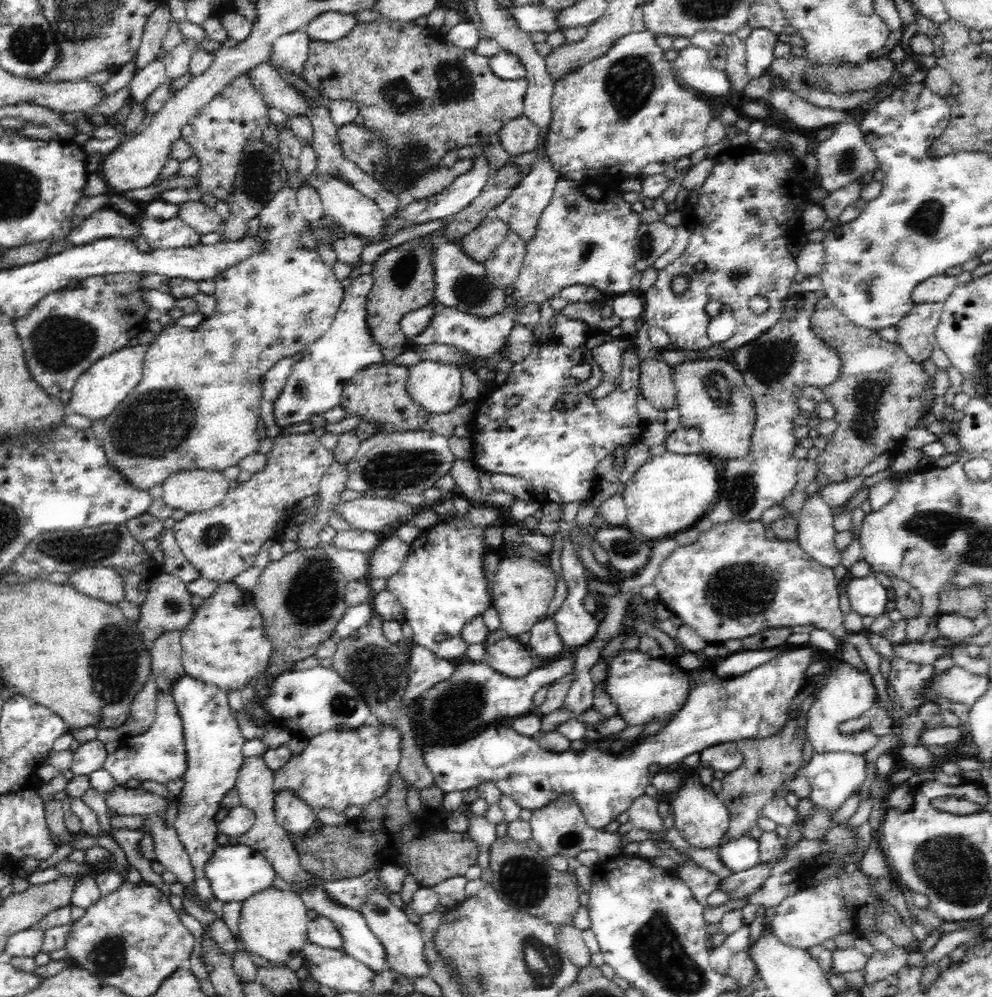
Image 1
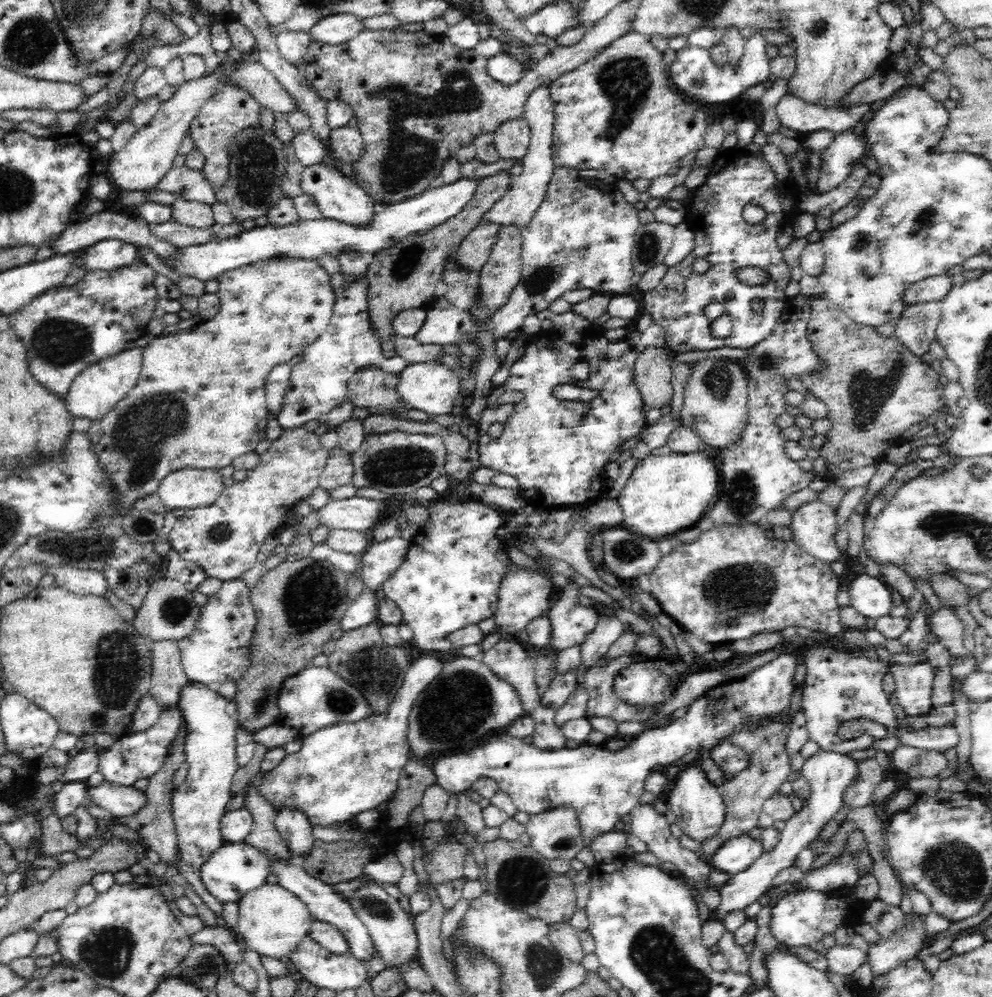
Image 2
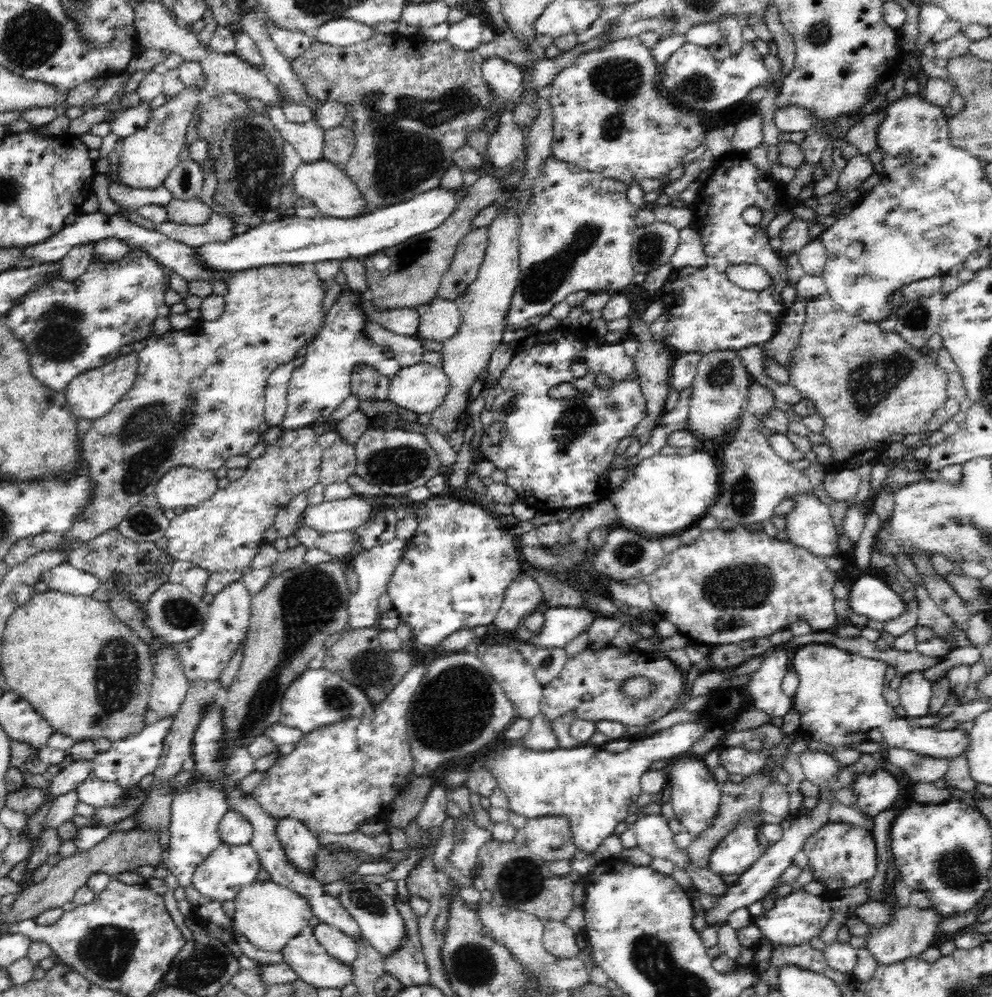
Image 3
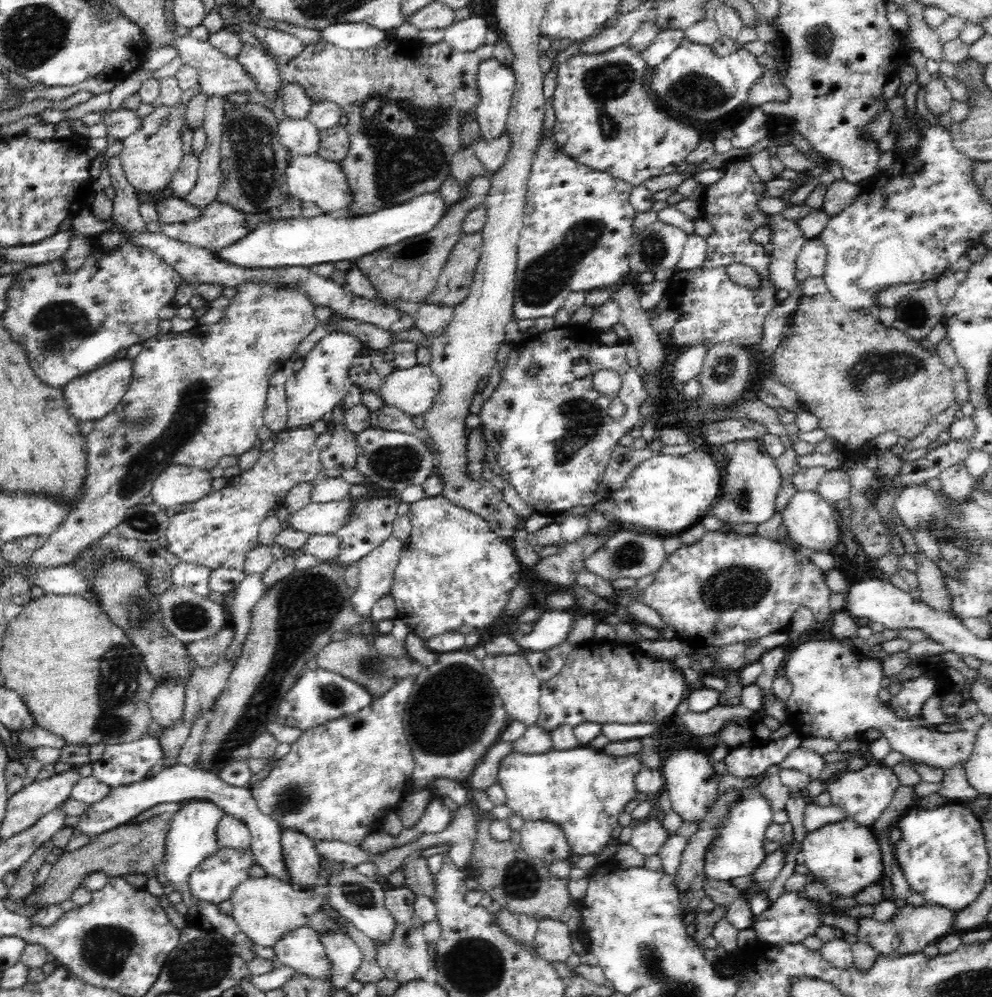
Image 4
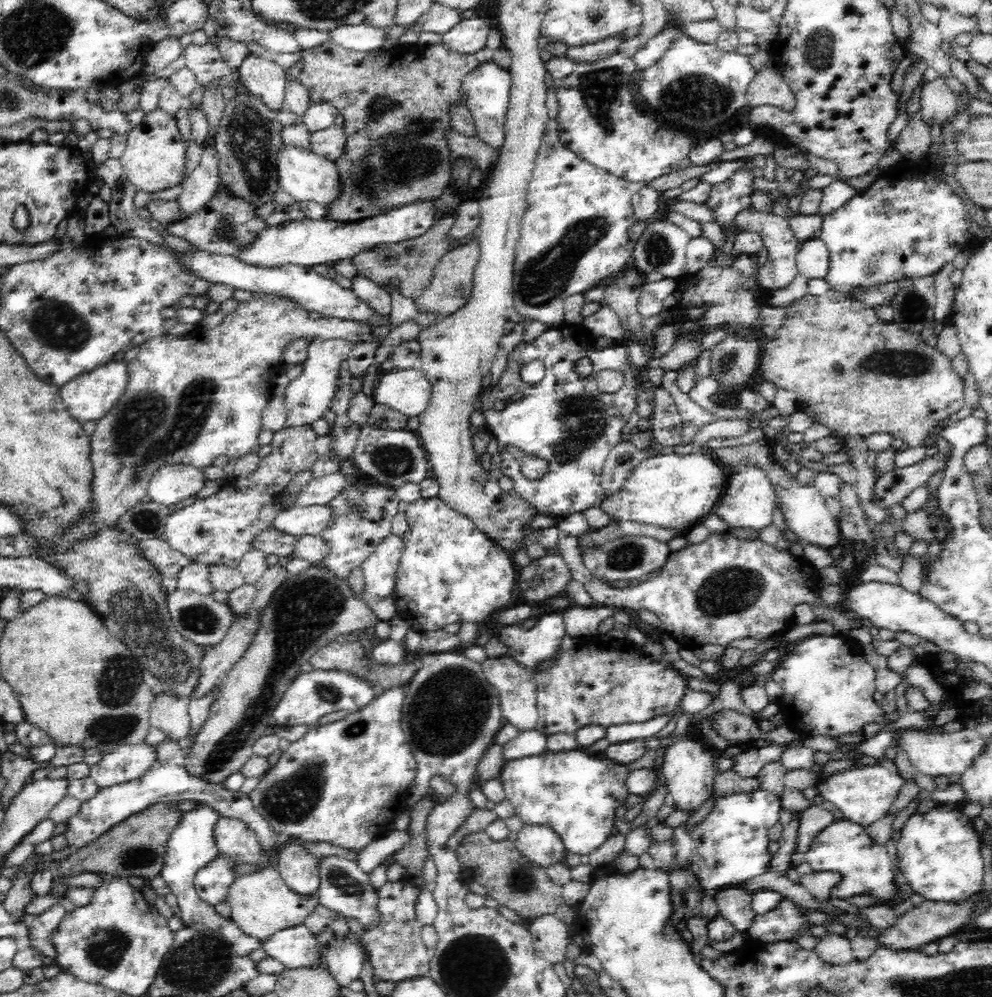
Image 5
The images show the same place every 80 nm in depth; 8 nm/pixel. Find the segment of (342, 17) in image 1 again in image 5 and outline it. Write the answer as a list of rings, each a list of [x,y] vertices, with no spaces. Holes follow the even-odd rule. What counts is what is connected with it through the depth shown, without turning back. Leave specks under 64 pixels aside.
[[[342,25],[329,32],[331,40],[344,48],[358,52],[382,49],[386,42],[384,29],[368,25]]]

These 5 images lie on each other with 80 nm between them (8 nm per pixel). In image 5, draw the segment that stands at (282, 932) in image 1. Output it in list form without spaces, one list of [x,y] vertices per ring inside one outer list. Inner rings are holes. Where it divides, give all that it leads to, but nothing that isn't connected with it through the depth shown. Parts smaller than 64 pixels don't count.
[[[269,866],[235,877],[228,888],[226,902],[231,907],[229,918],[244,934],[257,938],[262,945],[266,942],[266,938],[270,938],[275,932],[302,924],[319,906],[318,892],[314,895],[299,895],[290,890],[276,867]]]

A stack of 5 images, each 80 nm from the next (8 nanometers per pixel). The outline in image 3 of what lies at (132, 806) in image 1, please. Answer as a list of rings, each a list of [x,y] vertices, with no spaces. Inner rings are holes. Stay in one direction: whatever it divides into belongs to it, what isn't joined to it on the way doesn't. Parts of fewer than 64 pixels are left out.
[[[97,777],[88,778],[76,786],[79,802],[95,808],[103,805],[115,805],[123,797],[125,788],[112,781],[102,781]]]

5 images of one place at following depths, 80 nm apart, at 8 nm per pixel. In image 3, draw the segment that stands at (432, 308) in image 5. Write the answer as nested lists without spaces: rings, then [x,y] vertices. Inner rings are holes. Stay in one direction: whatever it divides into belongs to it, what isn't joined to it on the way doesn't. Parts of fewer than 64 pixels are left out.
[[[480,227],[460,241],[442,278],[438,298],[456,302],[462,299],[462,294],[466,294],[470,284],[476,280],[486,254],[487,236],[487,228]]]

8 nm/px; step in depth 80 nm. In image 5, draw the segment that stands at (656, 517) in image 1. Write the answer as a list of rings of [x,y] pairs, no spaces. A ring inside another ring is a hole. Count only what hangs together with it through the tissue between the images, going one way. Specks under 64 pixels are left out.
[[[697,449],[687,455],[655,454],[642,460],[630,472],[624,486],[618,492],[607,495],[600,507],[614,521],[634,521],[653,524],[658,528],[688,530],[713,512],[726,484],[727,478],[722,468],[703,450]]]

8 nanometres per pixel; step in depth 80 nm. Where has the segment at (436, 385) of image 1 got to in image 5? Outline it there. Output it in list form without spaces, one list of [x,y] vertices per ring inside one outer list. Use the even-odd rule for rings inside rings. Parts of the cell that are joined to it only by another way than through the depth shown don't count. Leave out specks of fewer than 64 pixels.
[[[418,367],[380,374],[373,390],[375,403],[385,404],[408,417],[422,414],[430,396],[430,380]]]

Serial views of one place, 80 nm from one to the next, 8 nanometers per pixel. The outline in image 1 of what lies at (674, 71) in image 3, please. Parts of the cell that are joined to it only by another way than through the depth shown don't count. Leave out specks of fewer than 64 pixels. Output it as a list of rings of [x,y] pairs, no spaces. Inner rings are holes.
[[[753,29],[746,38],[746,74],[748,80],[762,76],[775,59],[774,46],[778,44],[779,33],[765,29]],[[689,45],[677,52],[672,62],[679,82],[688,90],[704,92],[706,96],[726,96],[732,92],[732,81],[725,70],[710,64],[709,51]]]

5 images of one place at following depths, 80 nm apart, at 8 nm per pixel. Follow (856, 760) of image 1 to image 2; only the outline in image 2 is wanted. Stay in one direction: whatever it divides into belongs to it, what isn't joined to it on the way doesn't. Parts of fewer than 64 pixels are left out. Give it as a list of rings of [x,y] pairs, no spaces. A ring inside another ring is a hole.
[[[818,749],[817,753],[807,758],[801,769],[801,775],[810,784],[811,795],[807,798],[806,807],[798,811],[781,831],[780,842],[768,852],[763,852],[760,858],[753,862],[745,871],[739,872],[723,884],[719,890],[721,903],[714,910],[714,920],[722,921],[725,916],[734,910],[745,910],[753,902],[756,902],[772,885],[776,874],[788,866],[794,865],[796,855],[806,848],[810,842],[820,834],[822,827],[842,809],[845,794],[852,791],[854,782],[859,778],[859,762],[850,757],[848,753],[828,752]]]

